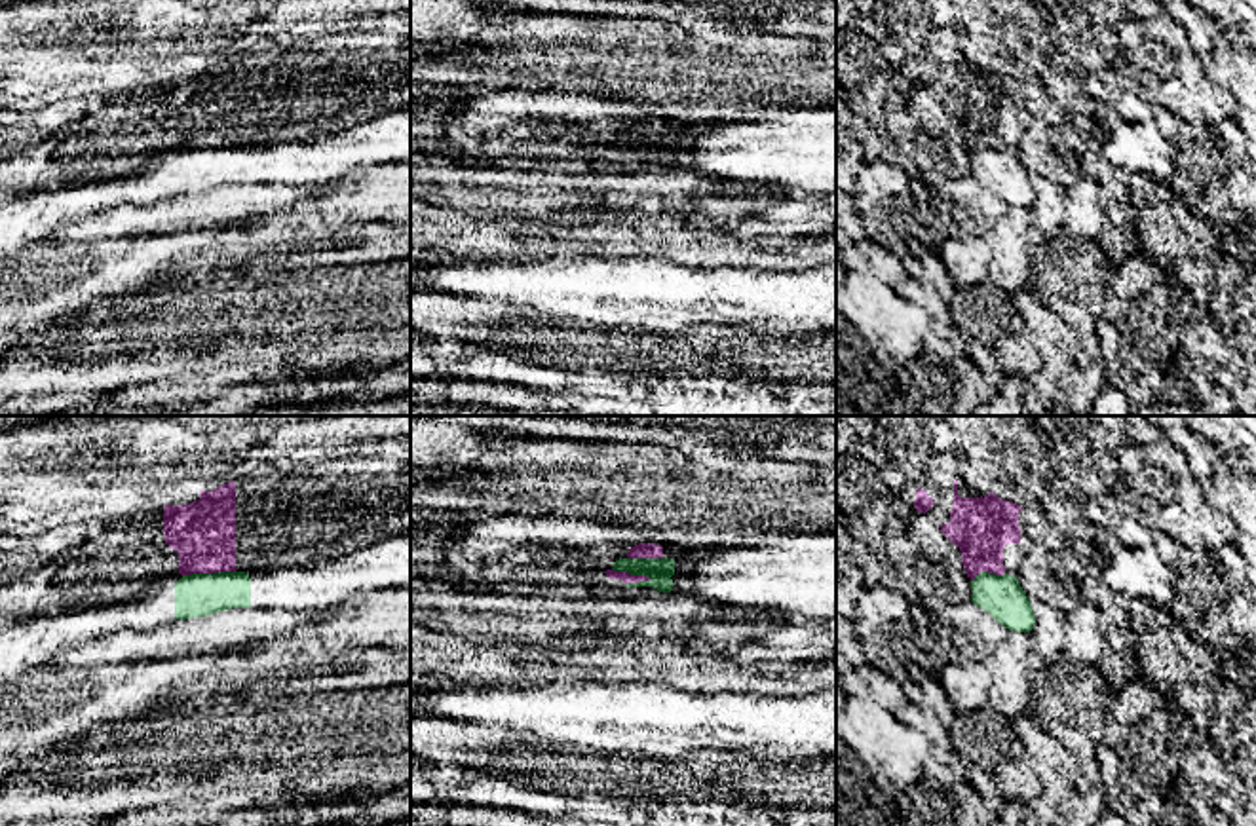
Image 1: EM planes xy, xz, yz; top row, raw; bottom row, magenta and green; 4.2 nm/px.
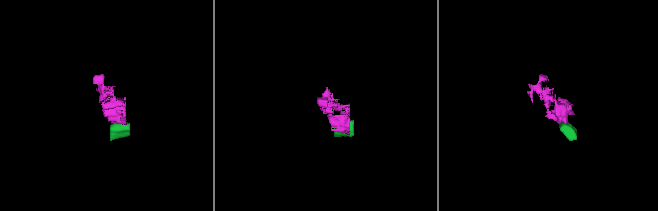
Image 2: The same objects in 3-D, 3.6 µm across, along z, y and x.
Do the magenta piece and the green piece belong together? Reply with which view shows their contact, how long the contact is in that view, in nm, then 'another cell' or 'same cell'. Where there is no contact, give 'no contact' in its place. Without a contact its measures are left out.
xz | 180 nm | another cell

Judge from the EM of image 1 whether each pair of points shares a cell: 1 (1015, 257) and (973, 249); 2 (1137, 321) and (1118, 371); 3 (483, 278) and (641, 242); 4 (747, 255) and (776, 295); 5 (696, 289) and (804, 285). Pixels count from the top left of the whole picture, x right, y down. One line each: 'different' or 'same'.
1: different
2: same
3: different
4: different
5: same

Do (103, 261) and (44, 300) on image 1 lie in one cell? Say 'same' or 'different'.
same

